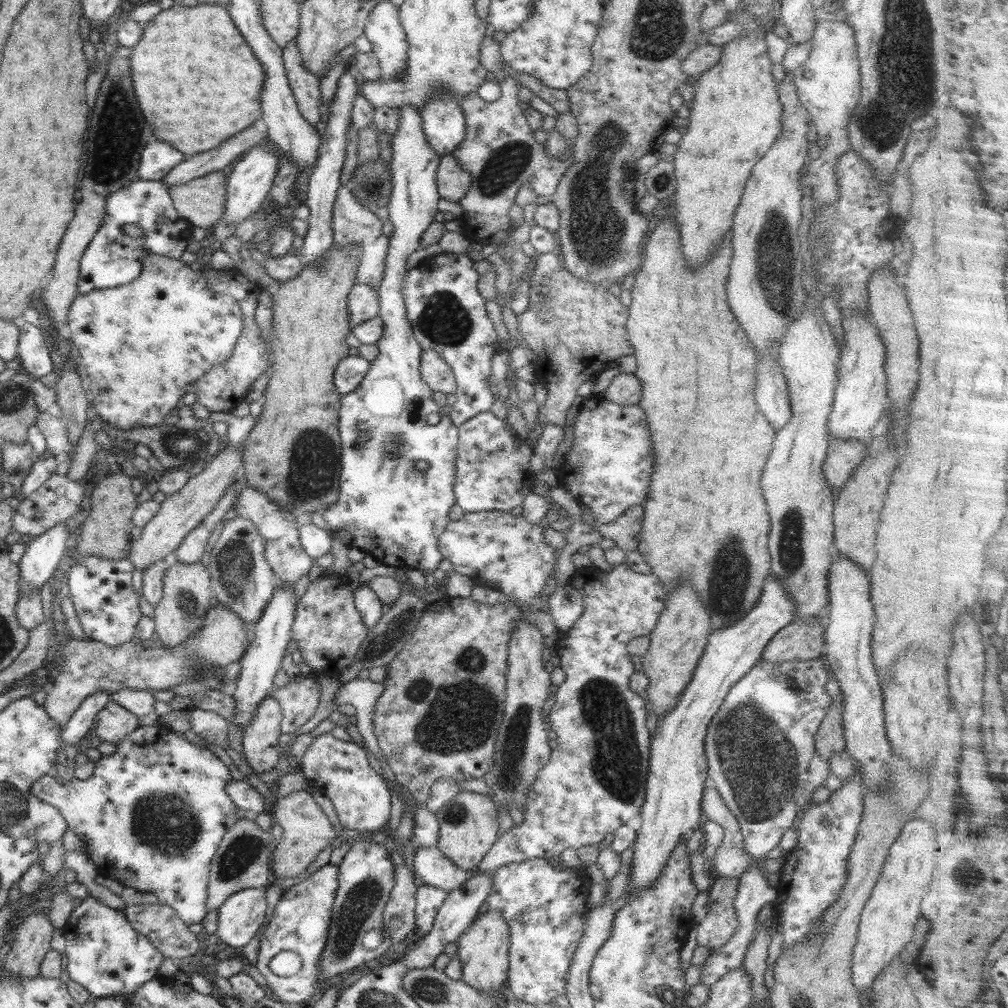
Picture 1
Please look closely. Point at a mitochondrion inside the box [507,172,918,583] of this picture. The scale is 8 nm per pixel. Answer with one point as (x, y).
(776, 262)

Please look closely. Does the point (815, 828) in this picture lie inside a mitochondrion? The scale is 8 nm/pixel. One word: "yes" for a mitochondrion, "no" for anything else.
no

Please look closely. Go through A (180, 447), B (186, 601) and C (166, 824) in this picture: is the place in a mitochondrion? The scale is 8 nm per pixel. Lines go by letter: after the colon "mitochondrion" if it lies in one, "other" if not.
A: mitochondrion
B: mitochondrion
C: mitochondrion

